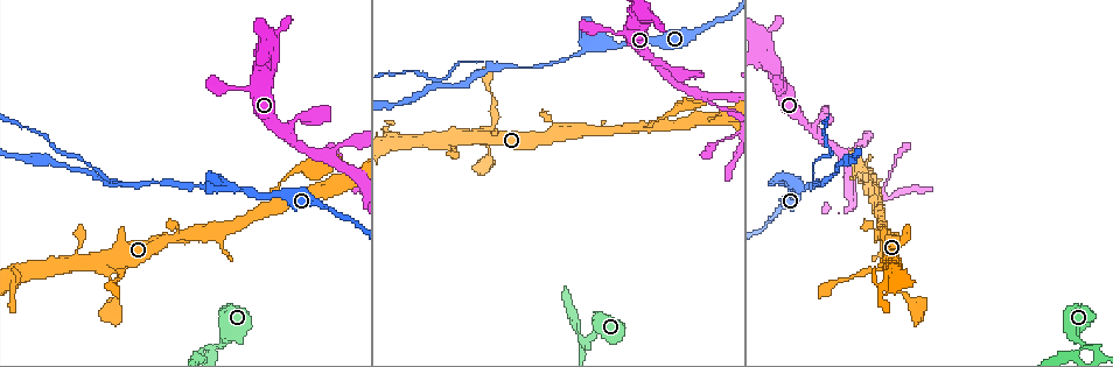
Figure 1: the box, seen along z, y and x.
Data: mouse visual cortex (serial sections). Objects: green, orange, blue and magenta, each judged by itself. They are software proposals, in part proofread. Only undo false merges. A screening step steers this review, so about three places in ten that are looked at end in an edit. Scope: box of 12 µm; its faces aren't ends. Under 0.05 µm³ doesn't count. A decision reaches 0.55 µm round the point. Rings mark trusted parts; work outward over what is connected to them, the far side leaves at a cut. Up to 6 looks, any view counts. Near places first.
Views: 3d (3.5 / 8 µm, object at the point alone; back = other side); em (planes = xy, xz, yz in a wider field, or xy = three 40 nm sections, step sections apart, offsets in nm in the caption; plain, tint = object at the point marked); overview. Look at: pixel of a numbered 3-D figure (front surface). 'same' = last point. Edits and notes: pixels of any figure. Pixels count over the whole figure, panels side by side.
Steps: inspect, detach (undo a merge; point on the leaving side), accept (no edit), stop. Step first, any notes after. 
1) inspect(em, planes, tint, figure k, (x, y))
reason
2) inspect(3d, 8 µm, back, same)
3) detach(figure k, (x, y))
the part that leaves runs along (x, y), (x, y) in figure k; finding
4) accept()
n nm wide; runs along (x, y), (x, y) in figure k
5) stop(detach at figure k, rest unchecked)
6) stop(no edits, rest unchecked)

inspect(3d, 3.5 µm, figure 1, (593, 41))
arms part here

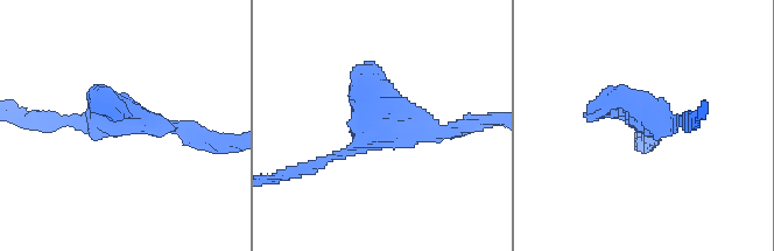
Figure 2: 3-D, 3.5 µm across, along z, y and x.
inspect(em, xy, step 3, tint, figure 2, (646, 118))
shape alone is not enough

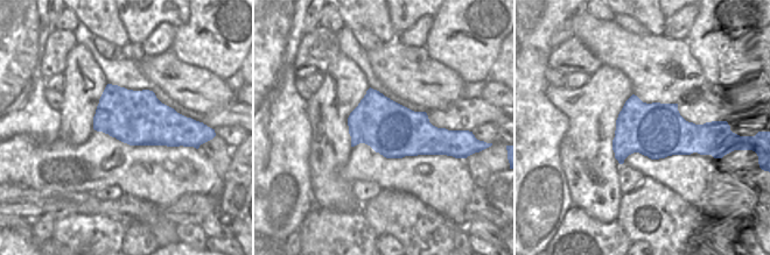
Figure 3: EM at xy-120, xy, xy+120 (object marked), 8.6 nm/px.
accept()
460 nm wide; runs along (458, 129), (384, 125), (316, 165) in figure 2; all the same cell

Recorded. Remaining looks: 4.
inspect(3d, 3.5 µm, figure 1, (497, 67))
two arms in line, one across

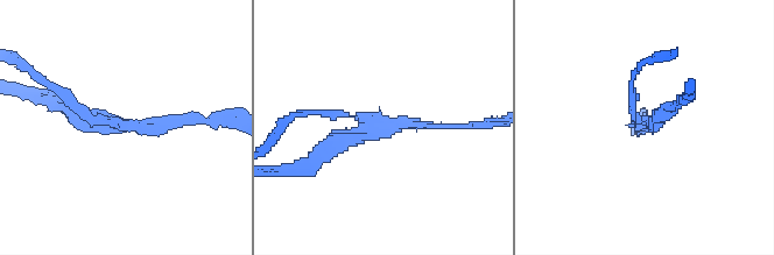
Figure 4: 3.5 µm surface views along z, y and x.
inspect(em, xy, step 2, tint, figure 4, (377, 127))
3 arms; arms of 100, 150, 250 nm; now the EM

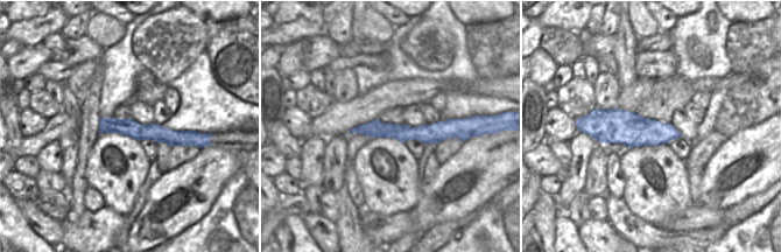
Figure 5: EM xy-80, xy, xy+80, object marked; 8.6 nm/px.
inspect(em, planes, tint, same)
another direction

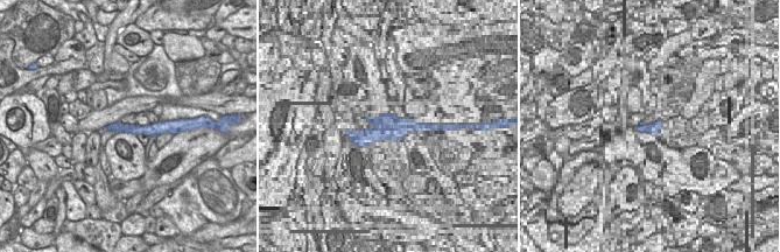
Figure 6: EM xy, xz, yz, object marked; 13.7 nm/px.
detach(figure 4, (60, 90))
the part that leaves runs along (88, 115), (23, 65) in figure 4; two cells meet here

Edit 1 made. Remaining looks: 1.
inspect(3d, 3.5 µm, back, figure 1, (324, 155))
three arms meet

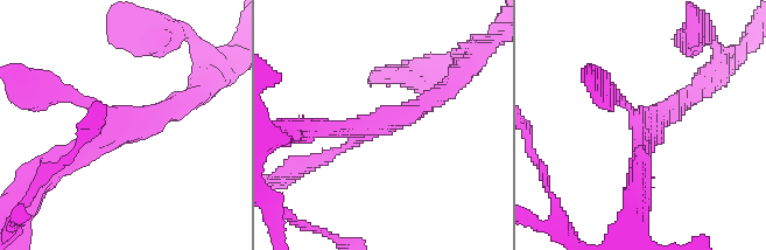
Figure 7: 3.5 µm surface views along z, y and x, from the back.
accept()
3 arms; runs along (185, 101), (54, 165) in figure 7; one cell here

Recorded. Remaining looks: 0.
stop(detach at figure 4, rest unchecked)

